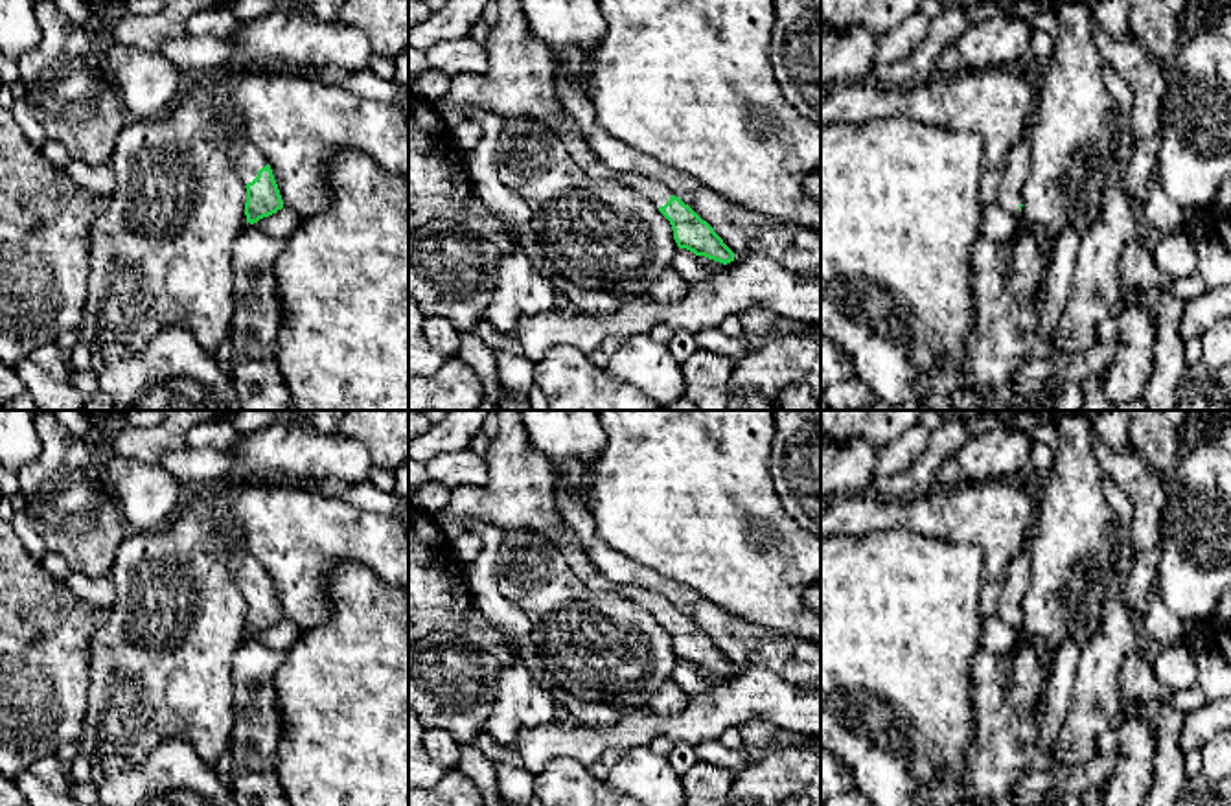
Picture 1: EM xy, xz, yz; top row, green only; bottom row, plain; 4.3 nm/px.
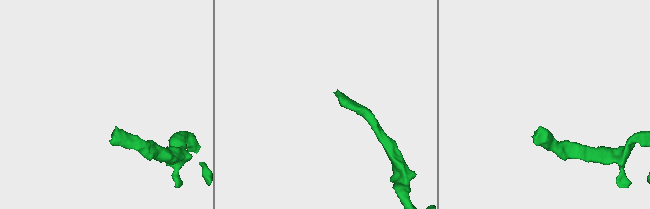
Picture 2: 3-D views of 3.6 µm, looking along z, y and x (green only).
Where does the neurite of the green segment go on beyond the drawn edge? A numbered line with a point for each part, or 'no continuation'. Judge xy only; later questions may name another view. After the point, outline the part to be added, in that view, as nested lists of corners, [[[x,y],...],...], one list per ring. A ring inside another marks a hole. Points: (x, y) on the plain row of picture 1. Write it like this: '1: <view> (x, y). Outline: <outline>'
1: xy (247, 571). Outline: [[[243,550],[228,554],[226,565],[232,569],[234,581],[245,598],[267,578],[265,567]]]

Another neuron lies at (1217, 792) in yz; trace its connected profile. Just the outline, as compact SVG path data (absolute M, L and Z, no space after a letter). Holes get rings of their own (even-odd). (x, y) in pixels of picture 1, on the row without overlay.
M1231 778L1205 780L1202 793L1183 788L1178 806L1231 806Z

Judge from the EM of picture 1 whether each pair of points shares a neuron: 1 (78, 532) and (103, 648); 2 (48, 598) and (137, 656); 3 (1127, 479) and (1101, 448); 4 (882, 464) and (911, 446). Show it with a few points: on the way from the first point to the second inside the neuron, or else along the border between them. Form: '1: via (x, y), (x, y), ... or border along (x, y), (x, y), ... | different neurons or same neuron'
1: border along (126, 538), (105, 576) | different neurons
2: border along (109, 610), (109, 617), (92, 633), (89, 672) | different neurons
3: via (1123, 472), (1106, 455) | same neuron
4: via (889, 460), (904, 451) | same neuron

